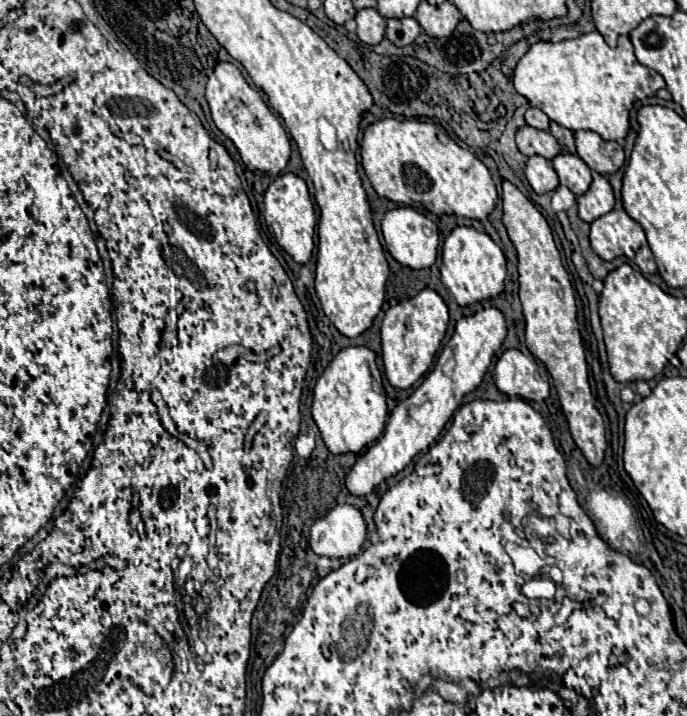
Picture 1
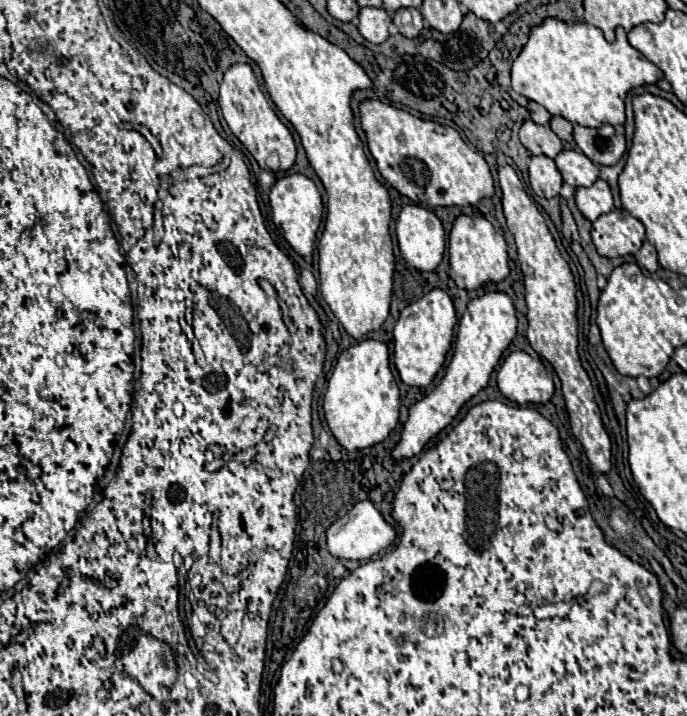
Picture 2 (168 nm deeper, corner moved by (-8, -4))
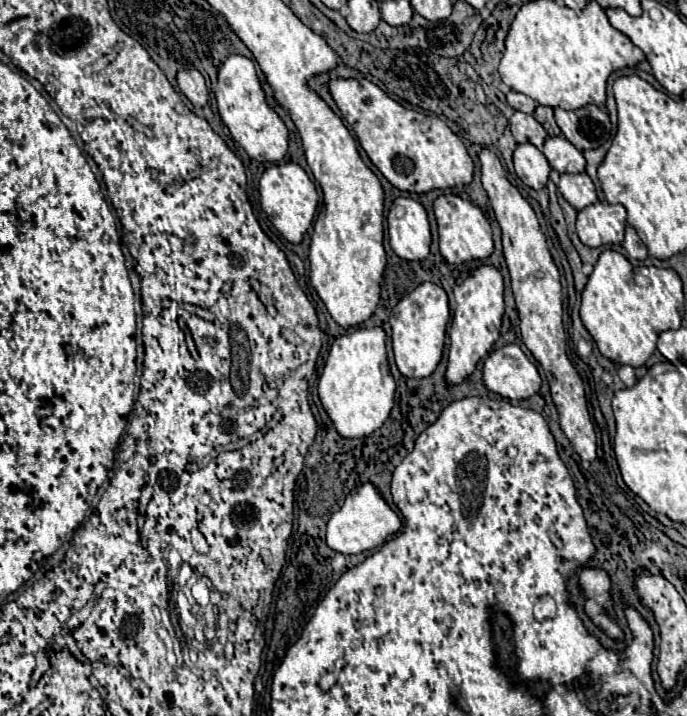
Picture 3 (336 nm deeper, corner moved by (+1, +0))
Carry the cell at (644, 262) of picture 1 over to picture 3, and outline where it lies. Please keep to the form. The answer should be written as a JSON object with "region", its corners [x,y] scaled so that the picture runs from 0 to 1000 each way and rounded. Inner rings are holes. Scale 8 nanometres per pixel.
{"region":[[[911,316],[911,330],[908,330],[905,344],[914,352],[914,358],[923,363],[937,363],[943,358],[937,338],[932,335],[932,330],[926,327],[926,321],[920,316]]]}

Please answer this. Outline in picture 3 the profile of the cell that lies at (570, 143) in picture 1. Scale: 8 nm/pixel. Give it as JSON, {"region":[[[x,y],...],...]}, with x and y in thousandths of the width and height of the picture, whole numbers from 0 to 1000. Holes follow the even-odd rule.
{"region":[[[783,145],[780,154],[777,154],[777,165],[792,176],[792,182],[795,182],[801,190],[815,190],[815,187],[818,187],[815,179],[812,179],[812,173],[809,173],[809,168],[806,168],[806,154],[803,154],[801,148]]]}

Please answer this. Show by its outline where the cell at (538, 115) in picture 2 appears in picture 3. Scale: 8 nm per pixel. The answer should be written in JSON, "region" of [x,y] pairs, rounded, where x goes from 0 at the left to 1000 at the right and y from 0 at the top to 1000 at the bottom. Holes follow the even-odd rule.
{"region":[[[739,128],[739,145],[748,151],[748,154],[757,154],[757,156],[777,156],[777,151],[780,151],[780,142],[771,137],[771,134],[766,134],[766,131],[757,131],[757,128]]]}

